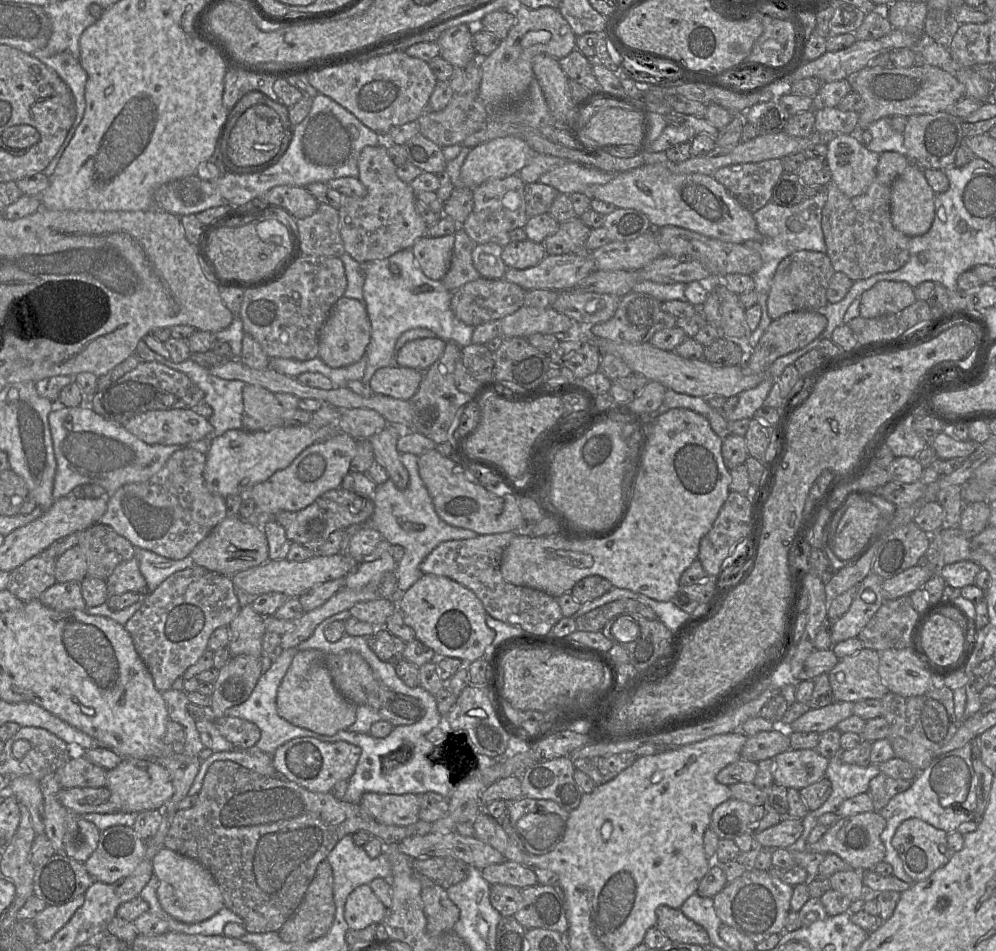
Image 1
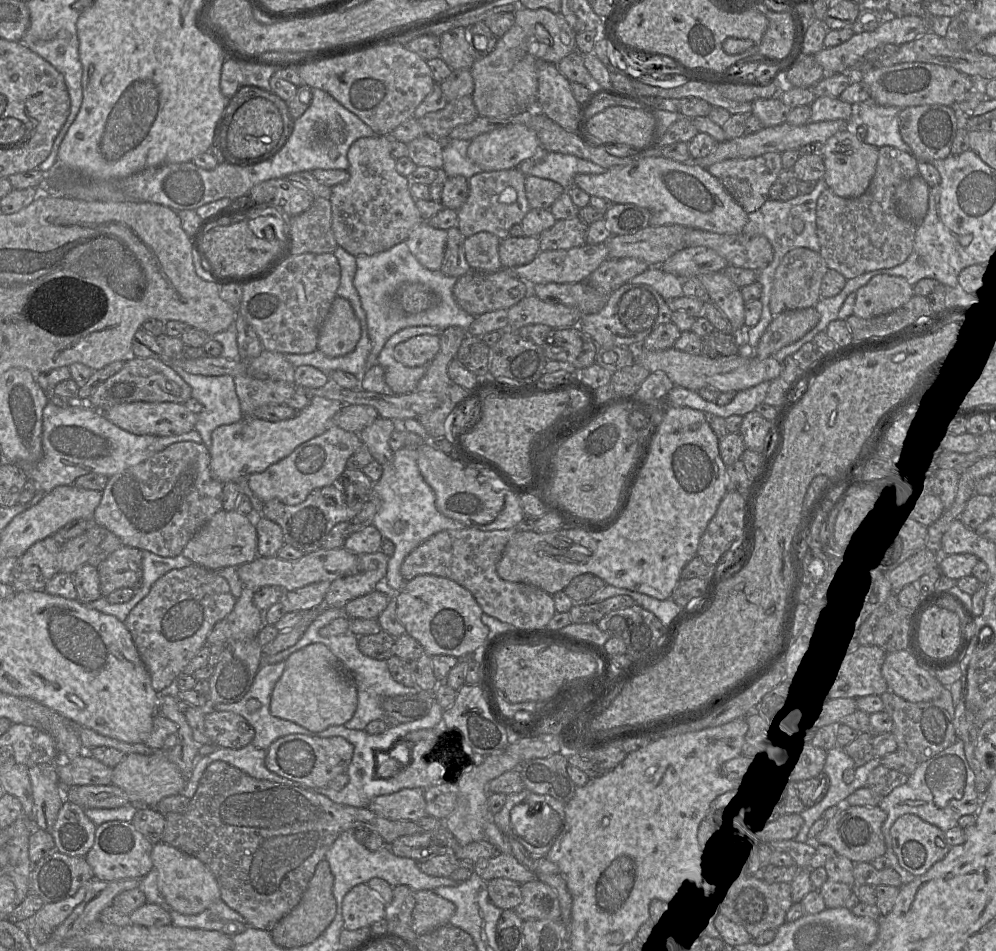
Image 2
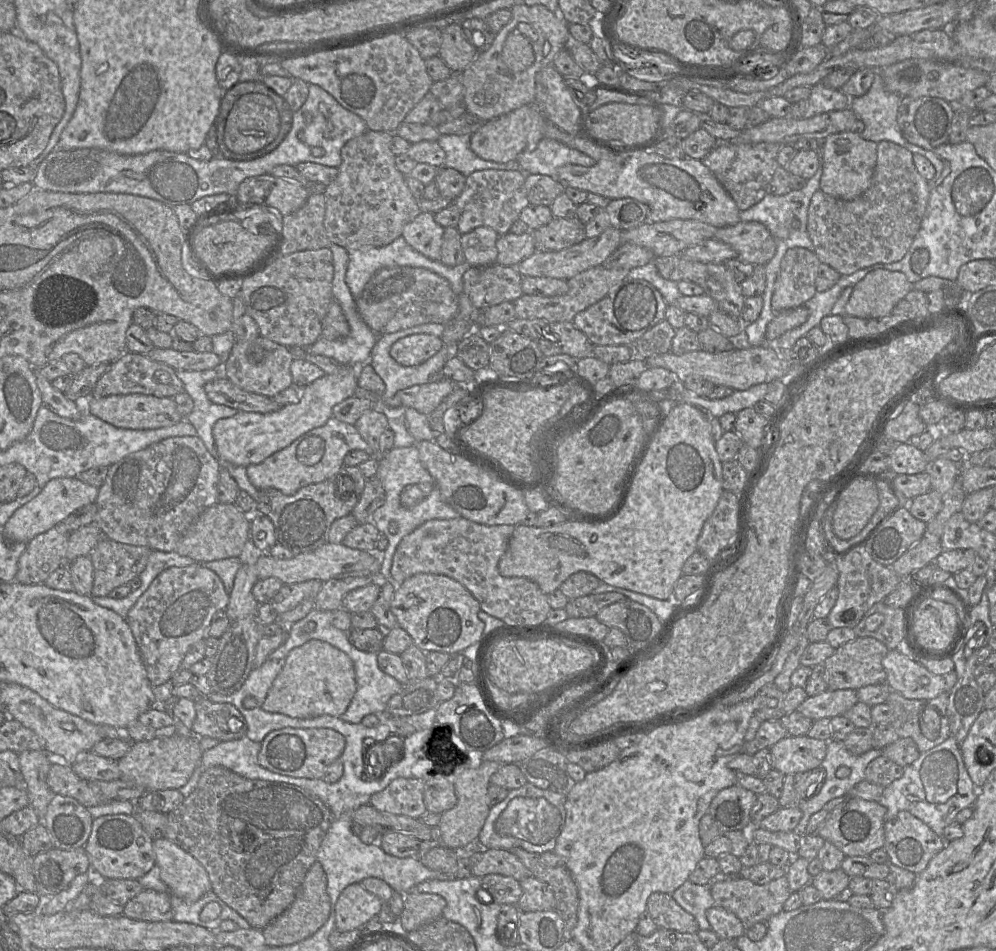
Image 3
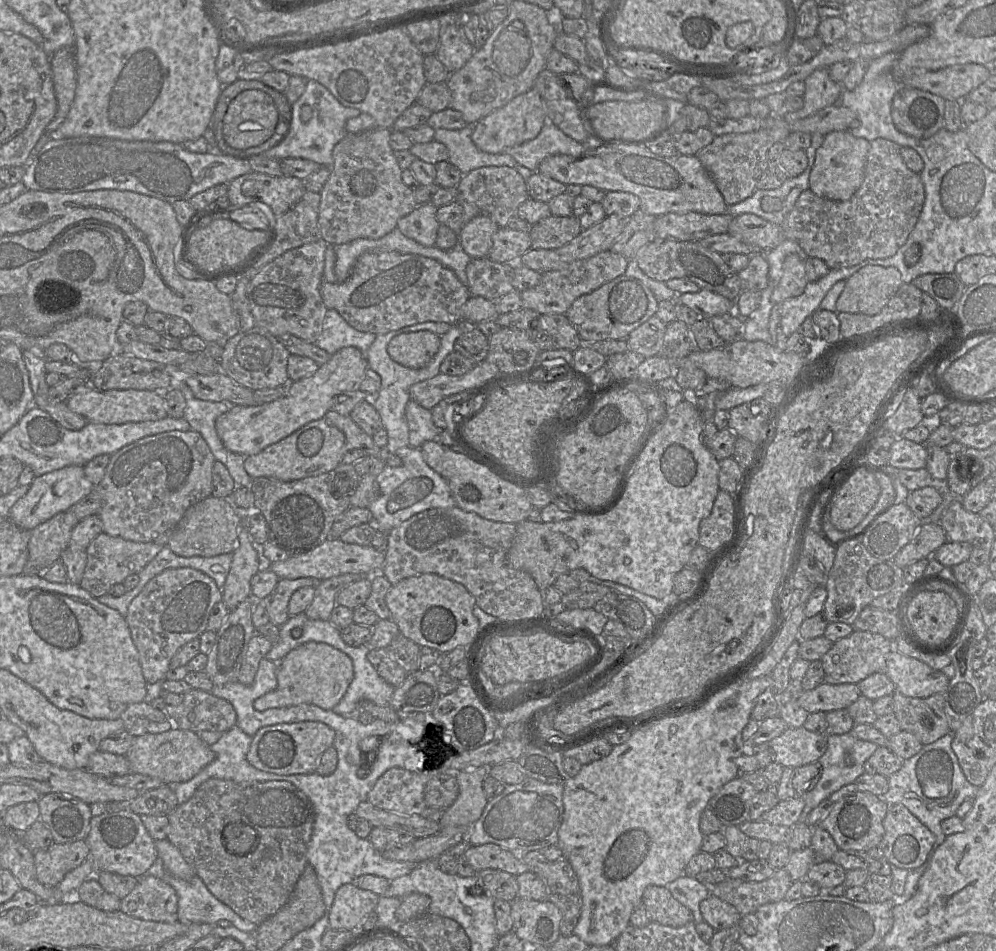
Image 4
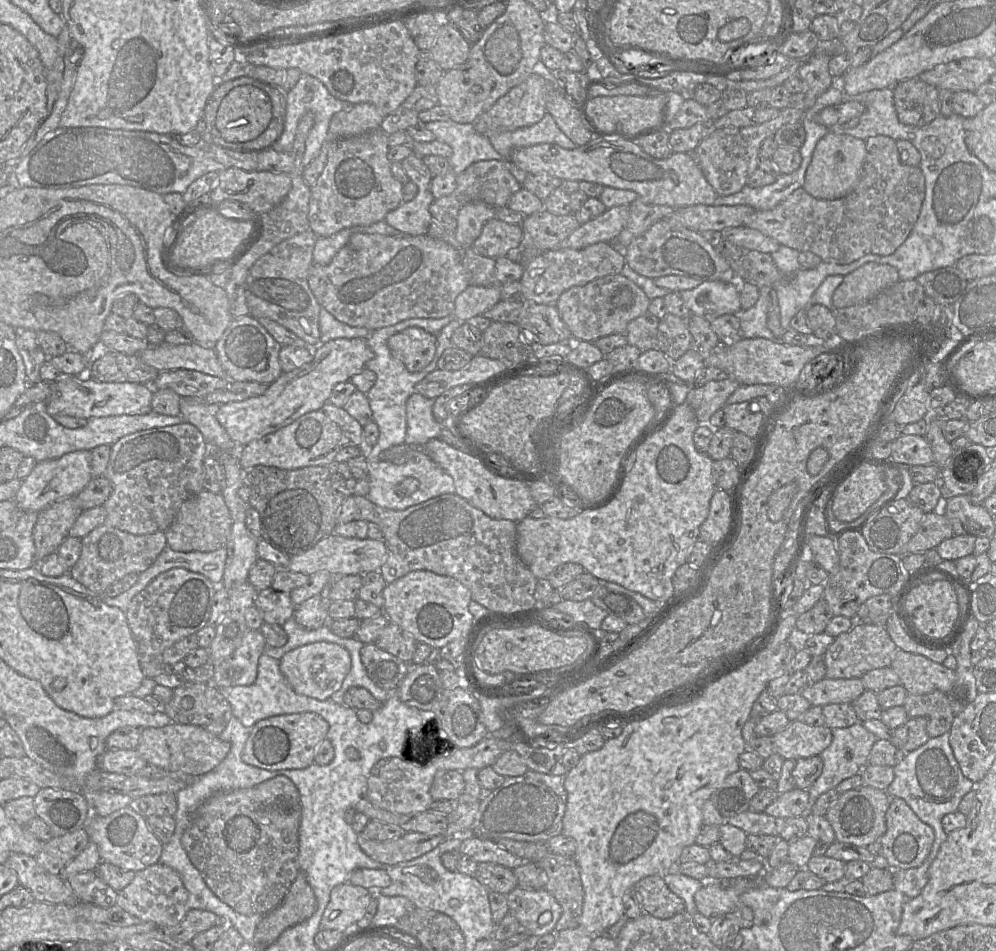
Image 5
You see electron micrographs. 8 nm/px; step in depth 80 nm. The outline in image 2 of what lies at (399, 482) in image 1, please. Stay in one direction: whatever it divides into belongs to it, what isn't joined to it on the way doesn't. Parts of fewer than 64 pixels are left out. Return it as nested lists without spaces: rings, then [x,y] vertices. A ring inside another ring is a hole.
[[[379,416],[359,433],[373,459],[381,465],[390,462],[394,457],[394,452],[389,445],[389,439],[394,430],[395,426],[391,419]]]

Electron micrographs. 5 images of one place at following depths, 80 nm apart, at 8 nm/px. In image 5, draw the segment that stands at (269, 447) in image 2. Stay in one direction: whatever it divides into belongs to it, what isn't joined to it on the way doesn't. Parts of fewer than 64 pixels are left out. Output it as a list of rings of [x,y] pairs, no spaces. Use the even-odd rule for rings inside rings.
[[[338,338],[314,347],[313,360],[297,369],[283,372],[266,391],[259,396],[243,401],[220,405],[217,419],[228,436],[239,447],[255,439],[283,428],[302,415],[320,409],[333,388],[365,368],[365,363],[374,357],[374,352],[364,338]]]

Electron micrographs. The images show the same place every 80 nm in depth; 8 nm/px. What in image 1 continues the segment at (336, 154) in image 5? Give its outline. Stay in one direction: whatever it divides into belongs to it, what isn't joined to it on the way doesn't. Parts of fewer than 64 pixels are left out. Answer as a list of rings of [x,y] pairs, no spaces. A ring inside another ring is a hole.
[[[387,143],[366,146],[360,153],[358,169],[358,179],[367,188],[367,195],[362,198],[346,196],[338,209],[345,251],[362,264],[411,249],[418,239],[426,235],[428,225],[416,210],[413,188],[398,177],[397,166],[387,152]]]

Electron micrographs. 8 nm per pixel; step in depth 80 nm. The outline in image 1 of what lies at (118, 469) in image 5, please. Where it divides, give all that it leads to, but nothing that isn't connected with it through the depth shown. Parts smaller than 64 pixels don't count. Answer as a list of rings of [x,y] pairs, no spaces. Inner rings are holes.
[[[185,447],[174,452],[163,468],[149,480],[120,487],[108,497],[107,510],[98,523],[110,526],[136,548],[150,550],[160,556],[180,560],[192,552],[195,546],[227,517],[225,498],[210,491],[204,480],[207,455]]]

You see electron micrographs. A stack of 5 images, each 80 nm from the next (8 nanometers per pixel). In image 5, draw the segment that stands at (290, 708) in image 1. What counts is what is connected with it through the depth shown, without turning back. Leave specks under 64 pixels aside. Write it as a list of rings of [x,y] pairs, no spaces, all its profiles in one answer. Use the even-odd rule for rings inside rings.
[[[314,642],[299,646],[283,655],[280,671],[293,690],[299,694],[328,700],[338,691],[351,669],[351,656],[342,646],[330,642]]]

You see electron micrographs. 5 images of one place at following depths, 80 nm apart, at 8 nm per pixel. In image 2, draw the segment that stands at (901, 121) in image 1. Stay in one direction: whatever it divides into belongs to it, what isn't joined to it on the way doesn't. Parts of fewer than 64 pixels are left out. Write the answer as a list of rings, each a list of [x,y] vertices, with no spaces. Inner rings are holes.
[[[871,98],[862,103],[852,104],[852,107],[853,116],[858,117],[867,129],[865,143],[877,148],[891,146],[912,154],[899,130],[898,107],[881,106]]]

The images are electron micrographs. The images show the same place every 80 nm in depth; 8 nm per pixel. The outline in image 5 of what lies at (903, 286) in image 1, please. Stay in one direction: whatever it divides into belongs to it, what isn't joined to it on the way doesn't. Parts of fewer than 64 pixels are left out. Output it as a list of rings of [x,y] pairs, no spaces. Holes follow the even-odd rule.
[[[868,262],[843,277],[833,293],[833,305],[835,308],[845,308],[864,304],[899,280],[895,267]]]

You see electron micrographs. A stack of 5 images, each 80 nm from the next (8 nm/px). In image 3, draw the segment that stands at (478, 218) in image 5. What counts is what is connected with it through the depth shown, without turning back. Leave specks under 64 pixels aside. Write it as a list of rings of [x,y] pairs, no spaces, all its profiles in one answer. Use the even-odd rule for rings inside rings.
[[[477,227],[461,235],[461,246],[471,266],[488,266],[497,263],[496,241],[499,235],[489,227]]]

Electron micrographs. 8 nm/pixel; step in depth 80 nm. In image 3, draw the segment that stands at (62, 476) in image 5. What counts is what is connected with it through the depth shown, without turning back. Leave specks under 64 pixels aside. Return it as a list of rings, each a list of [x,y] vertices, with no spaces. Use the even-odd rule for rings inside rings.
[[[54,478],[47,482],[39,494],[18,508],[3,526],[4,536],[13,542],[28,543],[35,536],[63,522],[75,510],[95,503],[99,489],[73,478]]]

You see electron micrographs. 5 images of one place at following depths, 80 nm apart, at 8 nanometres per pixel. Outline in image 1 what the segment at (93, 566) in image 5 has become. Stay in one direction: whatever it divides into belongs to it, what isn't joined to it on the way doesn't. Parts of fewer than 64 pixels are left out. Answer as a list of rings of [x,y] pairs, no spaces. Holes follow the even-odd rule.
[[[136,557],[120,563],[105,582],[109,596],[125,592],[147,595],[147,583],[140,572]]]

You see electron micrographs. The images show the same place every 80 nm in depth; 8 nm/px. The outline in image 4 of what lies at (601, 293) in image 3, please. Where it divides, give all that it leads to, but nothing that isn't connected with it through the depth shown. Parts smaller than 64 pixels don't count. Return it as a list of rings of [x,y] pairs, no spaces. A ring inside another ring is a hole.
[[[610,249],[590,258],[575,261],[562,269],[543,272],[540,282],[535,287],[520,292],[521,305],[539,314],[565,314],[578,297],[623,275],[627,265],[627,258]]]

